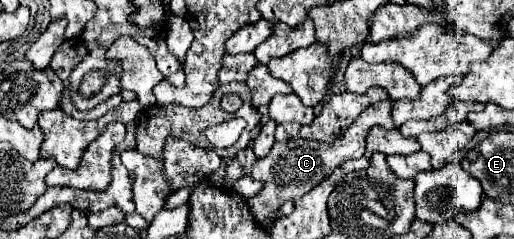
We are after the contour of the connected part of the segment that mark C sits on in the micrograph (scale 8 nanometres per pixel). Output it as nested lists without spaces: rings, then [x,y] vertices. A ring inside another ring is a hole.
[[[391,99],[369,105],[357,117],[357,121],[333,145],[325,145],[325,143],[317,143],[317,141],[299,141],[299,139],[297,141],[275,143],[271,153],[265,159],[257,159],[253,169],[251,169],[253,179],[257,179],[257,181],[261,181],[265,185],[261,189],[261,193],[257,193],[257,197],[251,197],[247,201],[249,207],[251,207],[253,217],[259,223],[265,223],[265,219],[269,215],[273,215],[285,201],[299,199],[305,193],[309,193],[313,189],[313,185],[319,185],[341,163],[345,163],[349,159],[363,157],[363,153],[365,153],[365,137],[367,137],[367,133],[369,133],[369,129],[373,125],[381,125],[385,129],[393,129],[391,109],[393,109],[393,101]]]

